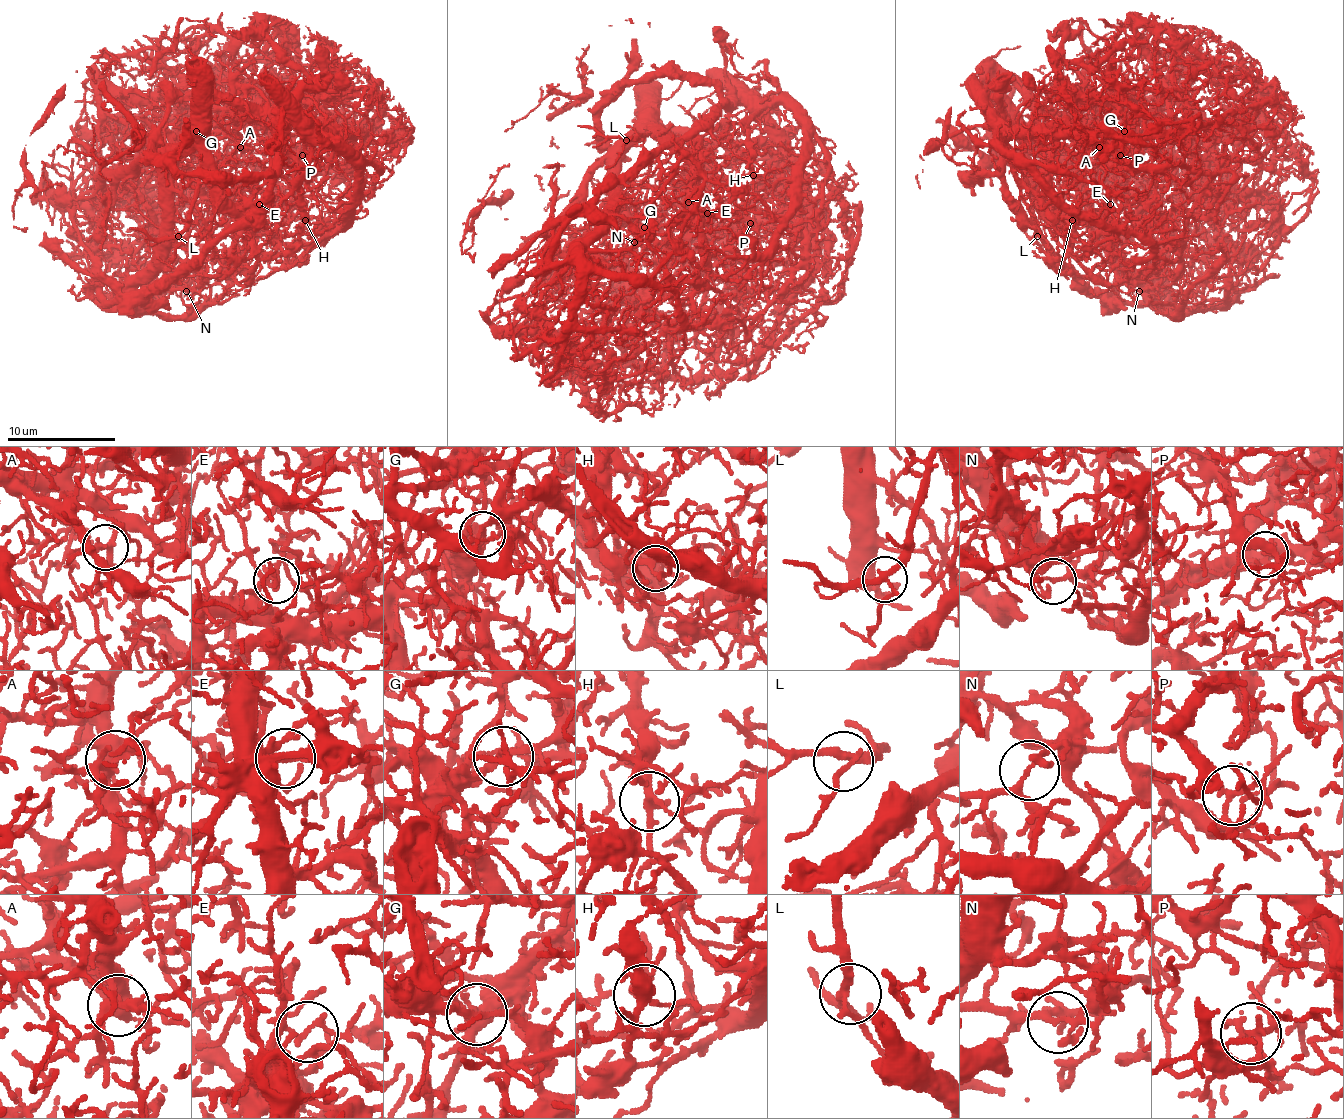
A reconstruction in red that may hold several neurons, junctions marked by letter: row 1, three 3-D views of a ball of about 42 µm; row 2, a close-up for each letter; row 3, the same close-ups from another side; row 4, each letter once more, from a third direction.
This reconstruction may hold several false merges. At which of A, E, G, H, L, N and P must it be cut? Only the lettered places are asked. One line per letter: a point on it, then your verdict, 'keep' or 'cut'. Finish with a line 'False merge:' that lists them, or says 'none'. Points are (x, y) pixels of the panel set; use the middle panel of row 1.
A: place (688, 202); keep
E: place (707, 213); keep
G: place (644, 227); cut
H: place (753, 175); keep
L: place (626, 140); keep
N: place (634, 242); cut
P: place (750, 223); keep
False merge: G, N

